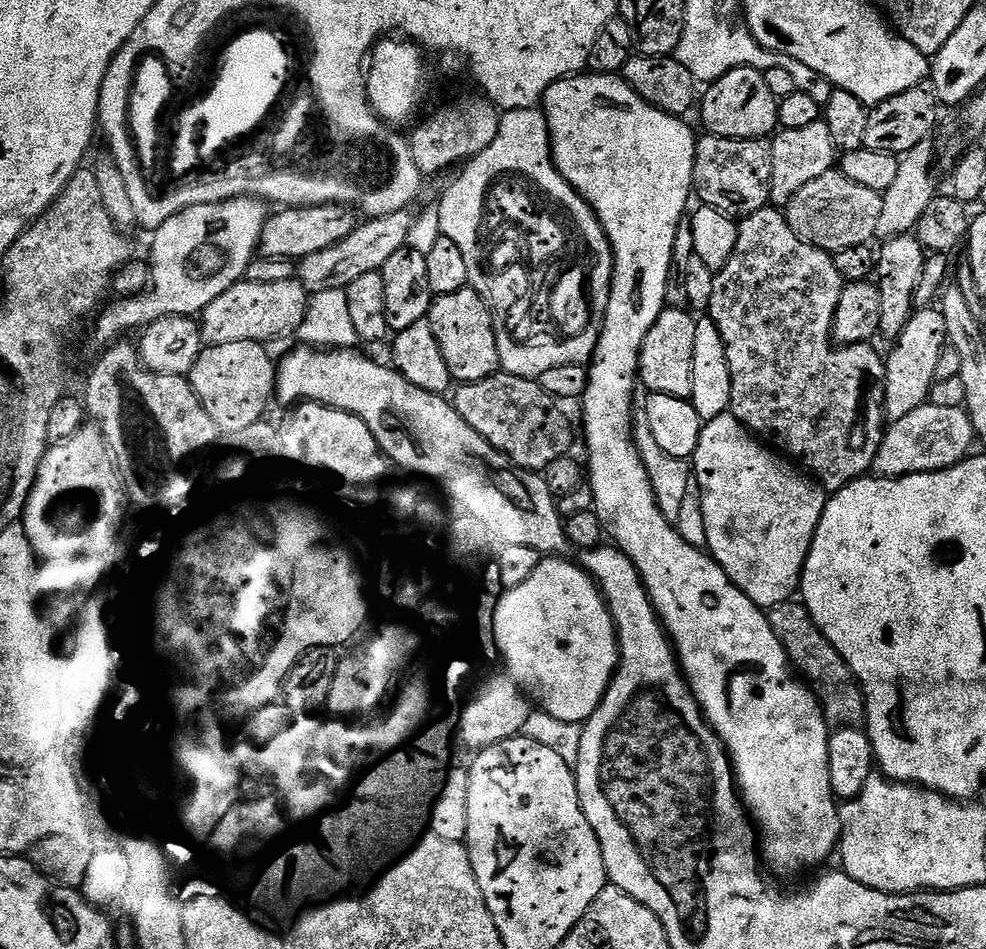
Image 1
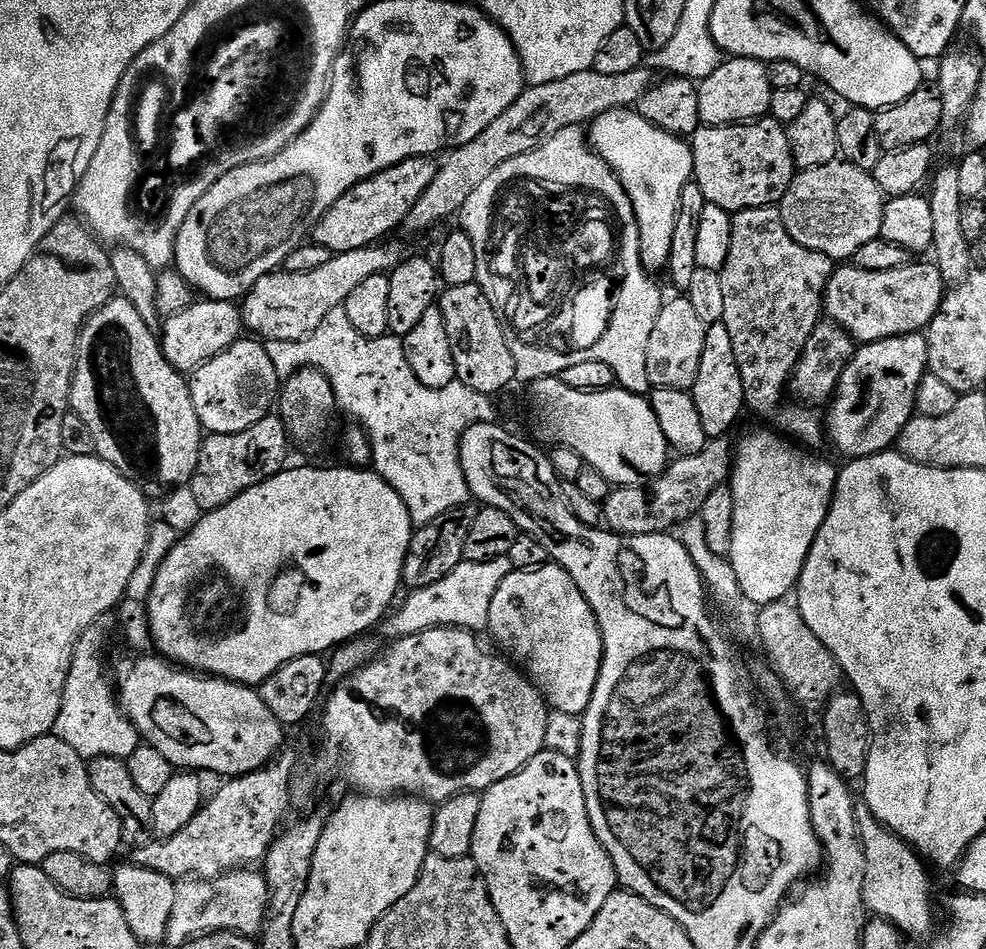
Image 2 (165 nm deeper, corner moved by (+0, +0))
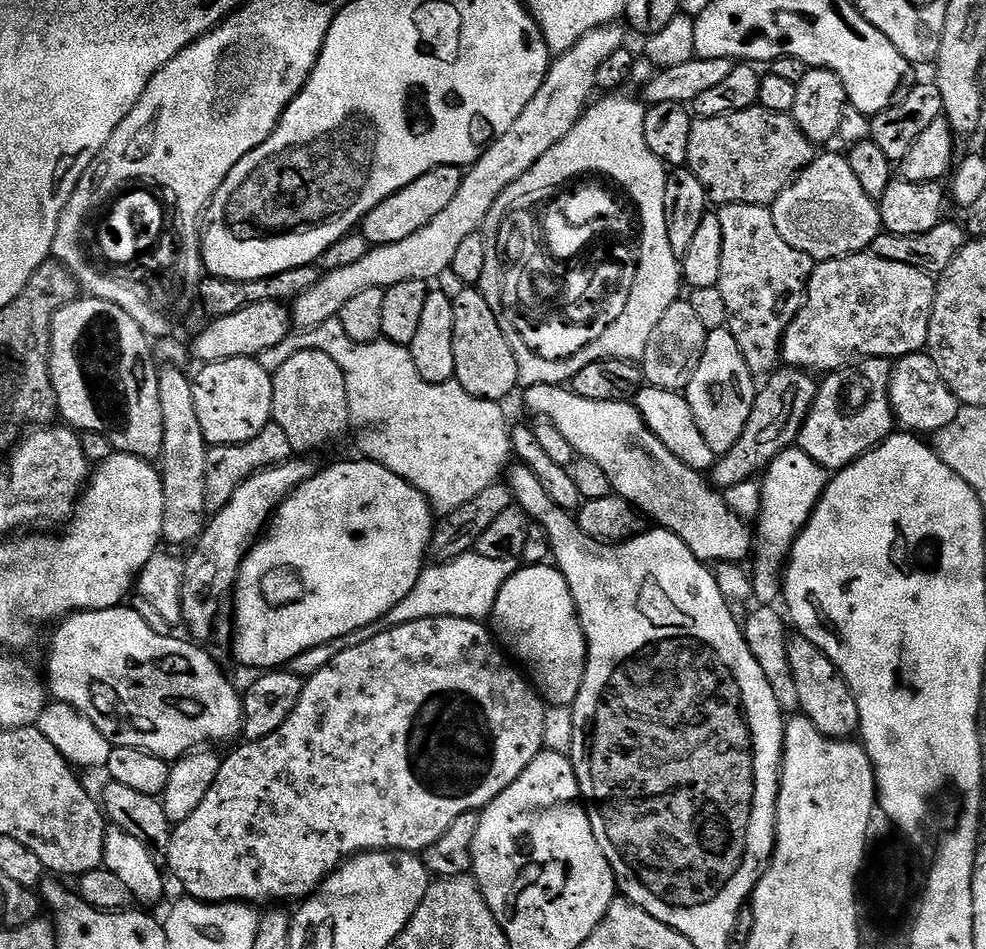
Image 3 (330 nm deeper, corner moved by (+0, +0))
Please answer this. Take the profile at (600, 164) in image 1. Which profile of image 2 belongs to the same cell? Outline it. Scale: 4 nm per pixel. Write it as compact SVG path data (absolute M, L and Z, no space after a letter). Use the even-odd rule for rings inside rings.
M632 108L604 113L591 121L588 130L587 143L609 164L633 204L632 212L641 231L641 262L652 274L658 273L659 268L667 269L680 195L693 179L689 141L646 122Z

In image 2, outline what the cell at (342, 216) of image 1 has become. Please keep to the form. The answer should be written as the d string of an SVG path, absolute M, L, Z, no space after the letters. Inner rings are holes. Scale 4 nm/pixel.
M427 156L410 158L385 172L379 172L369 180L354 186L316 223L310 236L329 253L353 252L359 248L371 248L388 238L395 228L399 229L410 214L414 202L426 194L430 182L434 182L438 164Z

